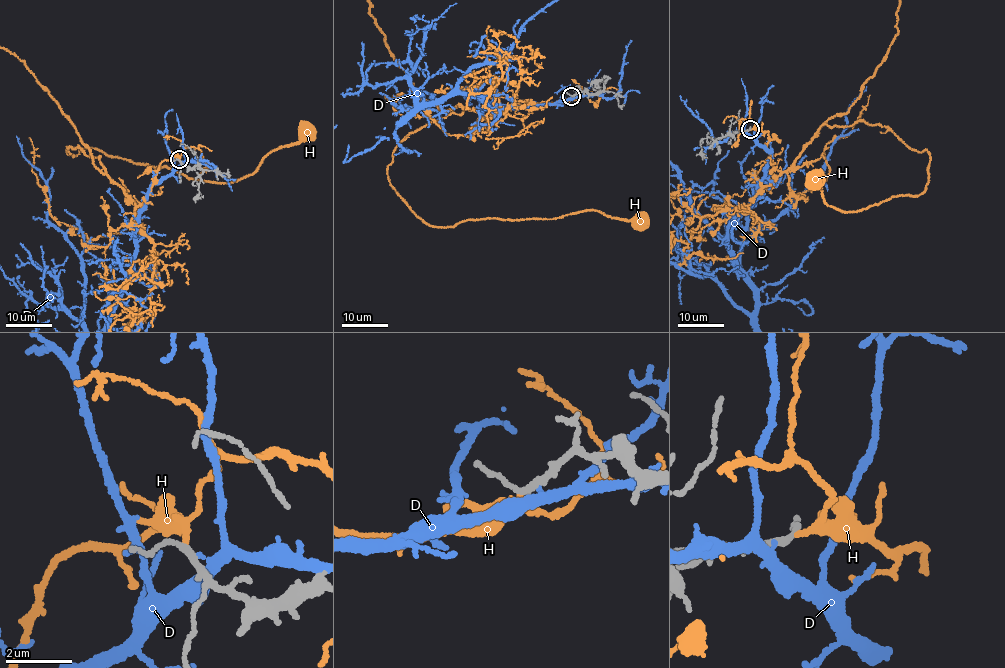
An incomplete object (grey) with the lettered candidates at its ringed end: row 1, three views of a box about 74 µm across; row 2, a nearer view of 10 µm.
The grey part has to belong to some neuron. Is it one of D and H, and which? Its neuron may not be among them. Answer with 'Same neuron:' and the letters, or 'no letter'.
Same neuron: H

